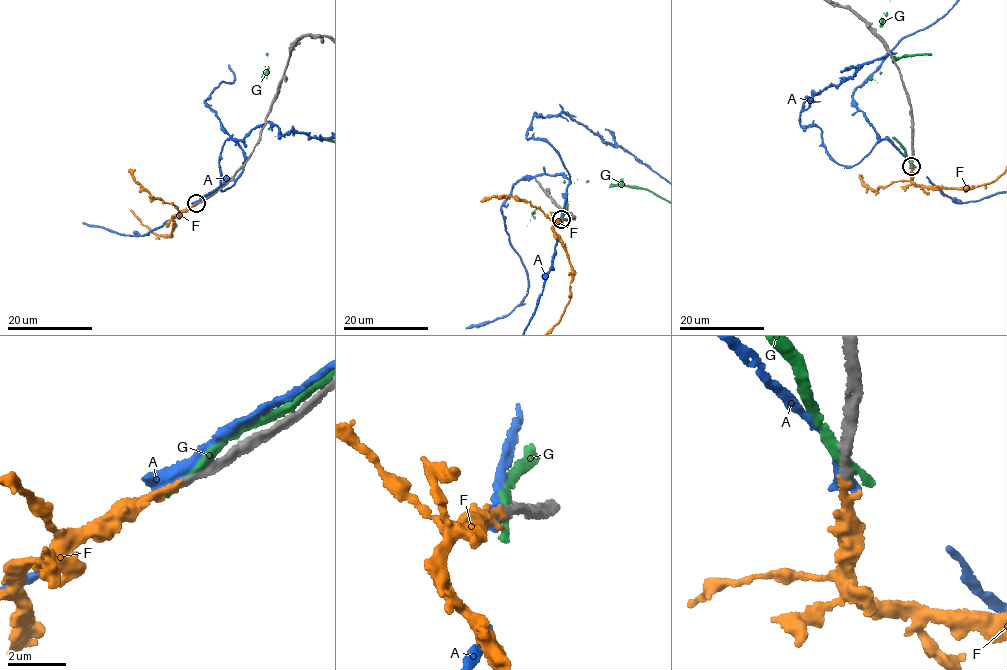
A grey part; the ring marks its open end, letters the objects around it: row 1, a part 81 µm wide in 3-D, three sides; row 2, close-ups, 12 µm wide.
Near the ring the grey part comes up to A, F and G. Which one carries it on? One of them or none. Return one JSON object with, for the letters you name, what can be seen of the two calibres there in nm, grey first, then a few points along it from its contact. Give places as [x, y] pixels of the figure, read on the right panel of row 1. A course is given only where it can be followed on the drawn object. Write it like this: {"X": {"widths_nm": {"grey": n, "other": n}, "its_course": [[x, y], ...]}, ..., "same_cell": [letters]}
{"F": {"widths_nm": {"grey": 260, "other": 240}}, "same_cell": ["F"]}

